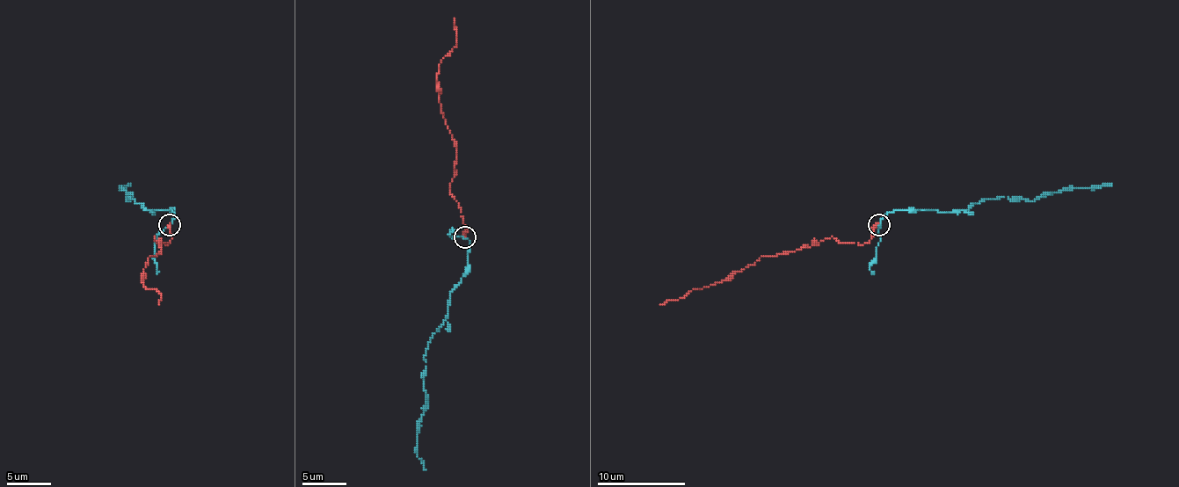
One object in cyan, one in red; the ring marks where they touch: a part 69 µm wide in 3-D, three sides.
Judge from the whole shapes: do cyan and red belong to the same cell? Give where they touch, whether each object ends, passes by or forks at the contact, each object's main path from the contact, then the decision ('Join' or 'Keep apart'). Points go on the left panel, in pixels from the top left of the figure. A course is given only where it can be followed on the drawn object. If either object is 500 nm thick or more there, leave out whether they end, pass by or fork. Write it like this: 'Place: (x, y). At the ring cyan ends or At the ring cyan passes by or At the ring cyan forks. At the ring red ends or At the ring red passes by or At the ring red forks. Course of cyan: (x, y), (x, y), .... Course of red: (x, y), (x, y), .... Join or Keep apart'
Place: (170, 225). At the ring cyan passes by. At the ring red ends. Course of cyan: (170, 225), (174, 212), (172, 210), (152, 212), (128, 197), (128, 201), (130, 197), (121, 188), (130, 184). Course of red: (170, 223), (172, 238), (168, 245), (155, 236), (161, 251), (148, 258), (141, 278), (161, 295), (159, 304). Join

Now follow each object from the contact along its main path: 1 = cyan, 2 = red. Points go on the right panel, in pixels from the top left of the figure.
1: (878, 225), (889, 212), (913, 210), (959, 212), (999, 197), (1032, 201), (1066, 188), (1098, 188), (1111, 184)
2: (878, 223), (871, 238), (862, 245), (839, 243), (832, 236), (810, 247), (760, 258), (726, 278), (660, 304)

